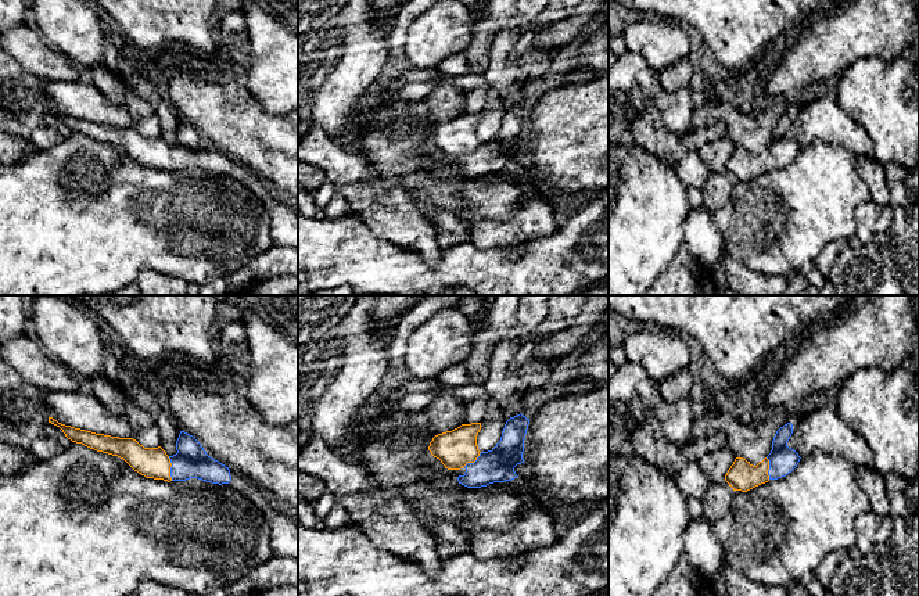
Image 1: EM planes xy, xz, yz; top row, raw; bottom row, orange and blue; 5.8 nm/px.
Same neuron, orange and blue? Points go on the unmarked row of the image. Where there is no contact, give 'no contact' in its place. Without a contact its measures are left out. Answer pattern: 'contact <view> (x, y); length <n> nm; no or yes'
contact xy (169, 158); length 150 nm; yes

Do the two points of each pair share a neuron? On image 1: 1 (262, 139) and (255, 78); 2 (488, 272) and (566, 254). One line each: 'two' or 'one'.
1: two
2: one

